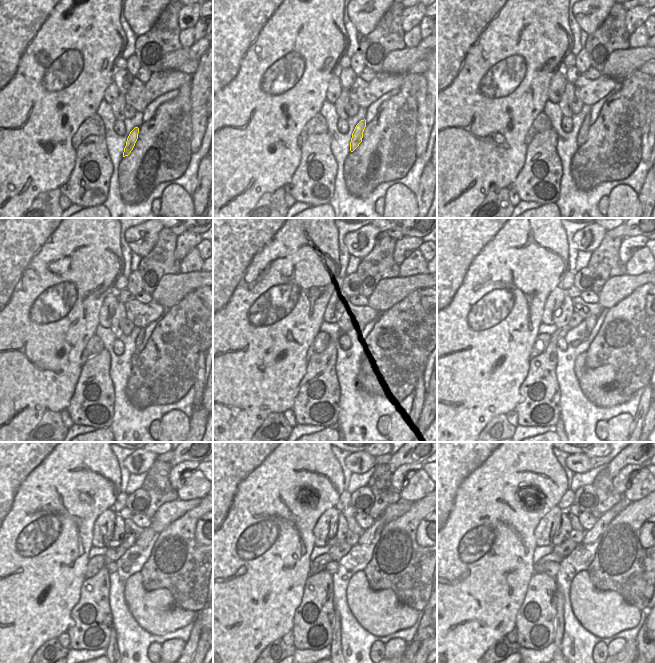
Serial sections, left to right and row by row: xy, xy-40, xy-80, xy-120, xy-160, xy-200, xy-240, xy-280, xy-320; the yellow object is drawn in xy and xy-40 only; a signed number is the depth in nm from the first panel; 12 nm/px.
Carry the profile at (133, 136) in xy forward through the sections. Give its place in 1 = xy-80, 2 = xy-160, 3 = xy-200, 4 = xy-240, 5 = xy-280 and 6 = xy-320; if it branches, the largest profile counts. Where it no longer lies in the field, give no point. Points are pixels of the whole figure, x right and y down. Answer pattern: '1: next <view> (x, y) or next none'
1: next xy-80 (583, 132)
2: next xy-160 (364, 333)
3: next xy-200 (590, 321)
4: next xy-240 (143, 540)
5: next xy-280 (368, 535)
6: next xy-320 (602, 523)

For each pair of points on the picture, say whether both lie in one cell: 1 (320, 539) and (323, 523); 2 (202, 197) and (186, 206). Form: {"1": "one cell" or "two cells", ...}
{"1": "one cell", "2": "two cells"}

